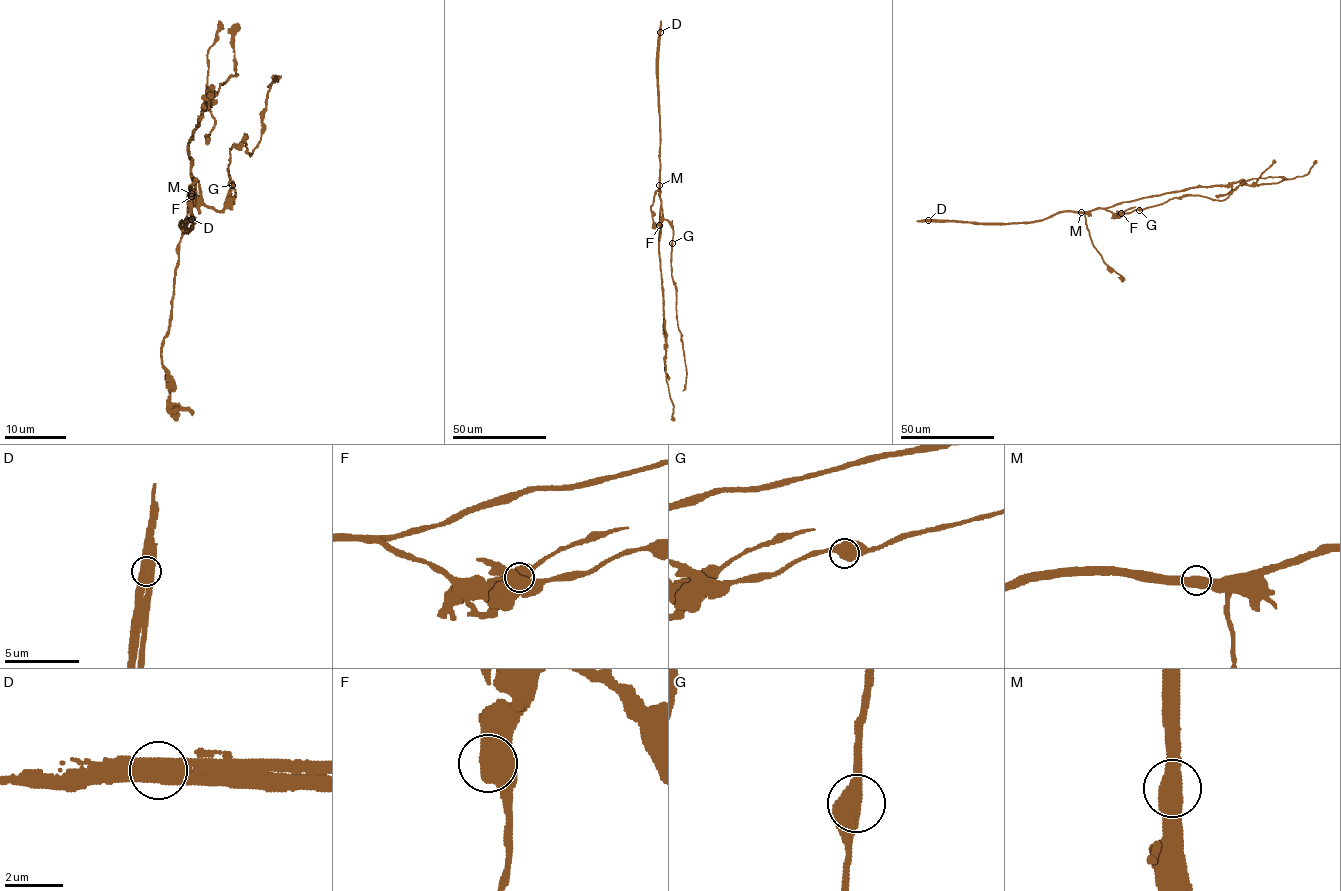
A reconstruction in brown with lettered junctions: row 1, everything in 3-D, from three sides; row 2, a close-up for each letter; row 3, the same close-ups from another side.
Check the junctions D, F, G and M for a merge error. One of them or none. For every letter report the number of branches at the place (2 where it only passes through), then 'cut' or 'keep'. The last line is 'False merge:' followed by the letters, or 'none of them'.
D: branches 2; cut
F: branches 2; keep
G: branches 2; keep
M: branches 2; keep
False merge: D

